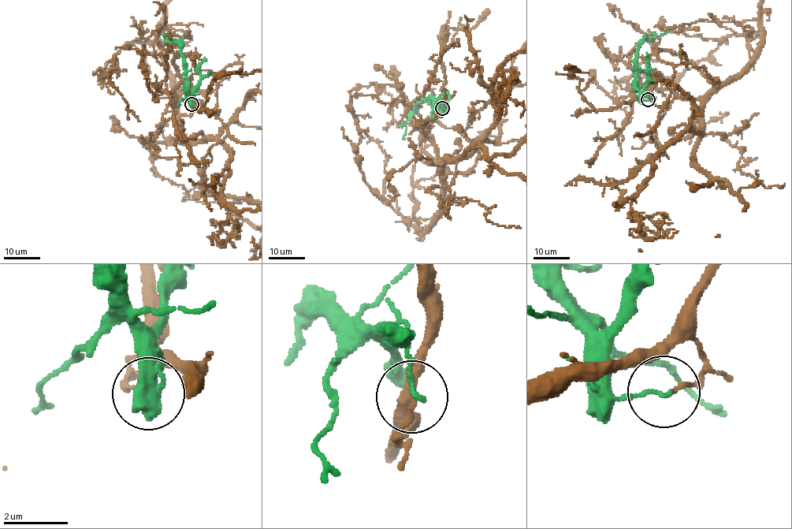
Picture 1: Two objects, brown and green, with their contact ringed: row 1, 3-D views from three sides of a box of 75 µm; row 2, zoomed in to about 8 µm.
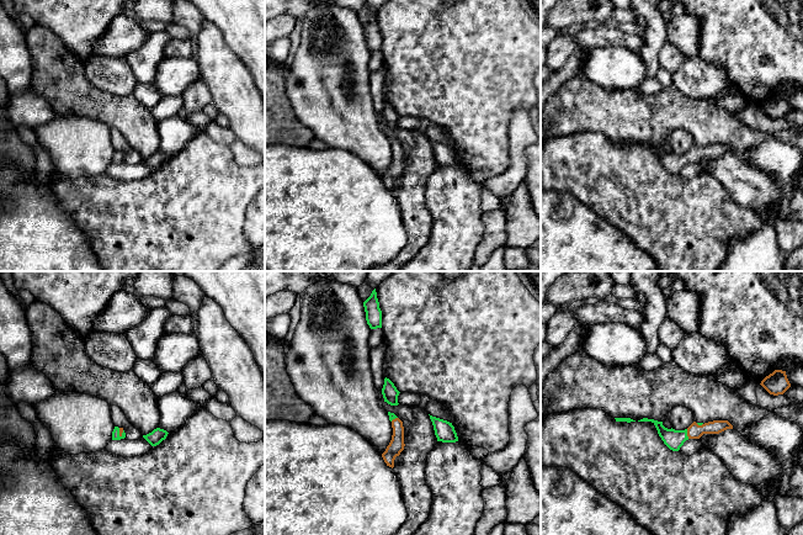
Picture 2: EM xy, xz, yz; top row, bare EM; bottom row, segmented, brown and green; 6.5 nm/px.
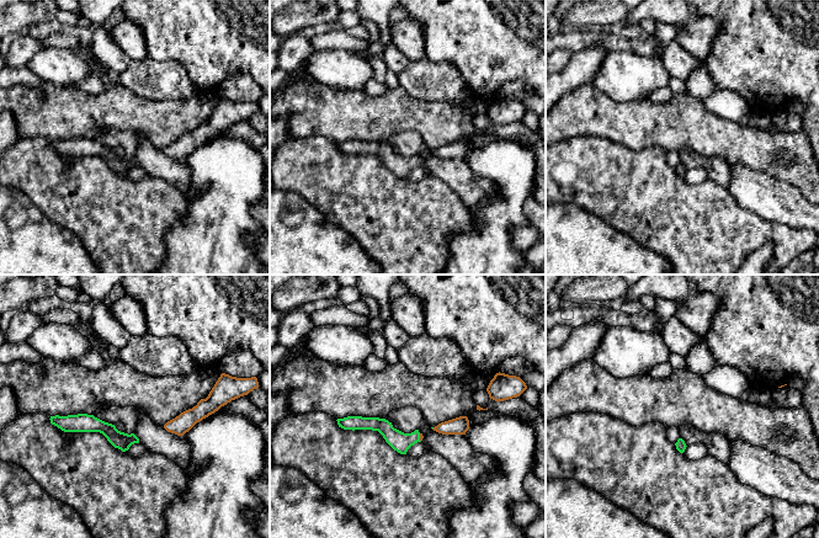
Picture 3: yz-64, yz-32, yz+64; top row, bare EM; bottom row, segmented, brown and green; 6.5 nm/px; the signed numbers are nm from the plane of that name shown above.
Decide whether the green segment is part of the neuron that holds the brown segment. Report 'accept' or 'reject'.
reject

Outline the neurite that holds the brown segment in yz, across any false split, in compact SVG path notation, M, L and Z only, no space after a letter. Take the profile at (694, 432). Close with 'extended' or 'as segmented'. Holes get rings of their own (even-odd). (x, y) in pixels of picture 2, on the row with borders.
M713 420L698 425L693 422L687 428L688 439L700 439L703 434L719 434L727 429L733 429L733 425L728 420Z; as segmented

